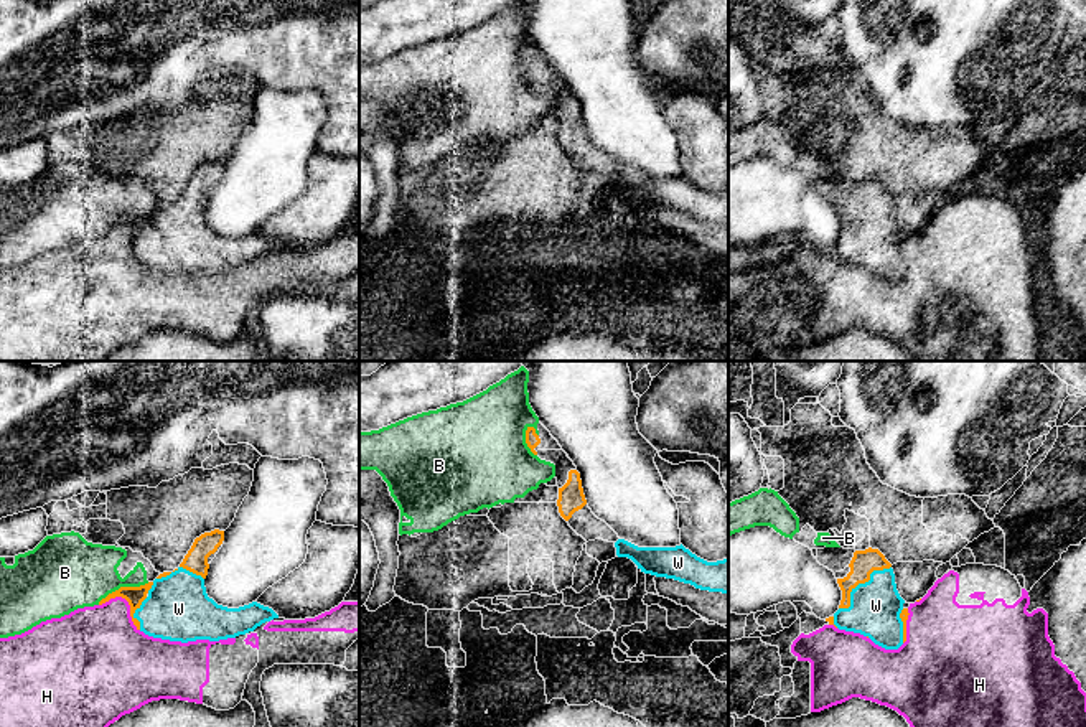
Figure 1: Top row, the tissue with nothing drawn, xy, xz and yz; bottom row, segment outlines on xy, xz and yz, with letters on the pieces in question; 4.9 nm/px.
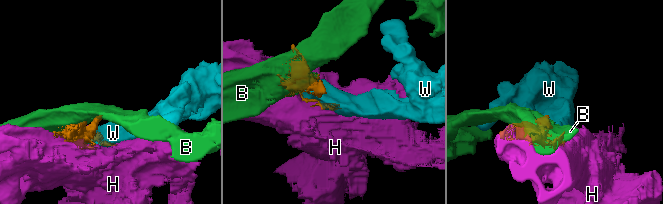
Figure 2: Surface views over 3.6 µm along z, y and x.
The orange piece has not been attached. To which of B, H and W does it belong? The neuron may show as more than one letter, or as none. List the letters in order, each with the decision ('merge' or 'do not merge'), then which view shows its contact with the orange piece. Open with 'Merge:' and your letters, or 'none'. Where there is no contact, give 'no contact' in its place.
Merge: W
B: do not merge; contact in xy
H: do not merge; contact in xy
W: merge; contact in yz

